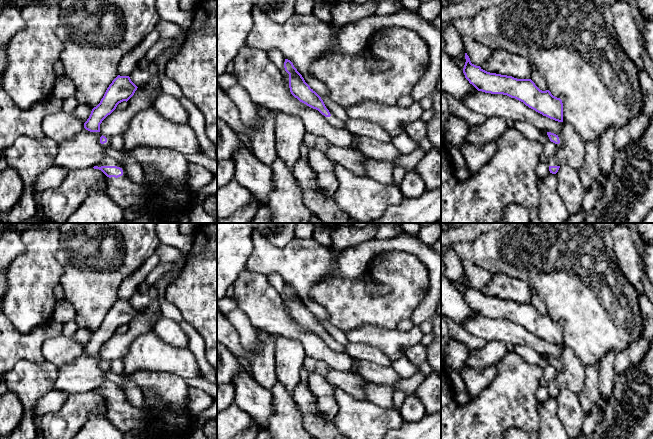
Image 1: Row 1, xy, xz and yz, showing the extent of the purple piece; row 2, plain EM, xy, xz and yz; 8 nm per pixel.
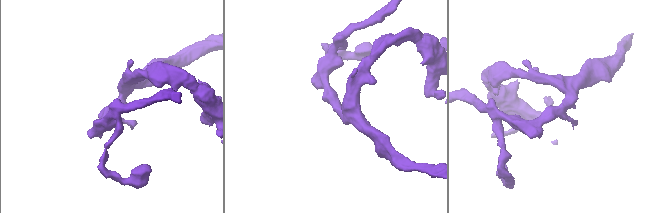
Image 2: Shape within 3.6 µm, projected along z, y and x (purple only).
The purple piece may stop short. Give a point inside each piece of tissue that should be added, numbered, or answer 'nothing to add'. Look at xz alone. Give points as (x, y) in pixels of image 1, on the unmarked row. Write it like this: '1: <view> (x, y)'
1: xz (336, 346)

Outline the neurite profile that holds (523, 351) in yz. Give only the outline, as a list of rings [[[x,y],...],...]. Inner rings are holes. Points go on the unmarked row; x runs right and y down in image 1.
[[[515,345],[515,352],[527,363],[538,365],[542,355],[535,350],[521,345]]]

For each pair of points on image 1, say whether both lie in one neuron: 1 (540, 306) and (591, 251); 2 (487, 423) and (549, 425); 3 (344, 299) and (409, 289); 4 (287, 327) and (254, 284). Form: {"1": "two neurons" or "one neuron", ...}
{"1": "two neurons", "2": "two neurons", "3": "one neuron", "4": "one neuron"}

